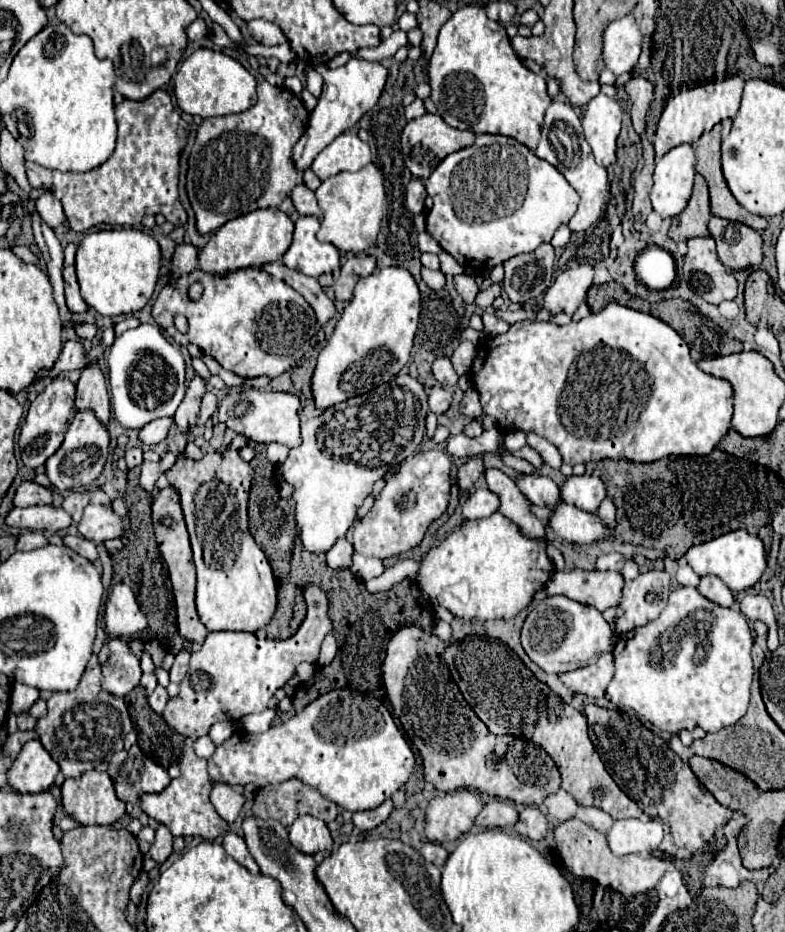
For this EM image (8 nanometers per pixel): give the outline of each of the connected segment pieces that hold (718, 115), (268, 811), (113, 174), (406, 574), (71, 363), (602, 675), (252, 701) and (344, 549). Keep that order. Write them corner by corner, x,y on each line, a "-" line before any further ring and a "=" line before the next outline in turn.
733,75
723,81
715,81
715,83
707,83
707,85
699,85
699,87
681,91
679,95
671,97
667,101
663,115
659,119
659,125
657,125
657,133
655,133
655,141
653,141
655,157
657,159
663,157
675,145
695,143
707,125
713,127
715,123
719,123
723,119
733,119
739,111
743,85
745,85
745,81
739,75
=
289,779
275,785
257,789
253,815
261,819
279,819
283,825
291,825
299,815
313,815
325,823
331,823
337,815
337,805
325,799
317,789
=
159,89
143,101
125,99
115,107
119,125
117,147
111,159
87,173
47,171
27,161
27,179
31,187
47,187
63,203
69,227
77,233
107,223
117,227
137,227
143,215
165,215
173,225
187,221
179,205
177,177
179,151
187,143
187,123
175,111
171,97
=
399,559
393,567
385,569
383,575
367,581
365,587
371,593
375,593
375,591
387,591
387,589
391,589
395,583
399,583
403,579
413,579
417,575
417,569
419,569
417,561
413,561
413,559
=
69,339
63,349
61,349
61,355
59,359
55,361
55,365
51,369
45,369
45,371
39,371
35,375
35,383
47,379
47,377
55,377
63,371
71,371
71,369
85,369
87,367
87,355
85,355
85,349
83,349
83,343
77,341
77,339
=
605,653
599,657
595,665
567,671
559,675
563,685
573,693
587,695
589,699
599,699
605,695
611,679
613,679
613,655
=
307,585
303,595
307,617
289,639
269,639
265,628
256,632
210,632
199,651
191,653
189,671
181,681
179,695
167,703
163,713
167,725
183,737
203,737
217,721
239,721
243,715
267,709
275,691
295,675
299,663
317,661
325,635
333,631
327,617
327,593
319,585
=
339,539
329,551
327,551
327,565
333,569
349,567
351,565
351,555
353,555
353,545
349,539

